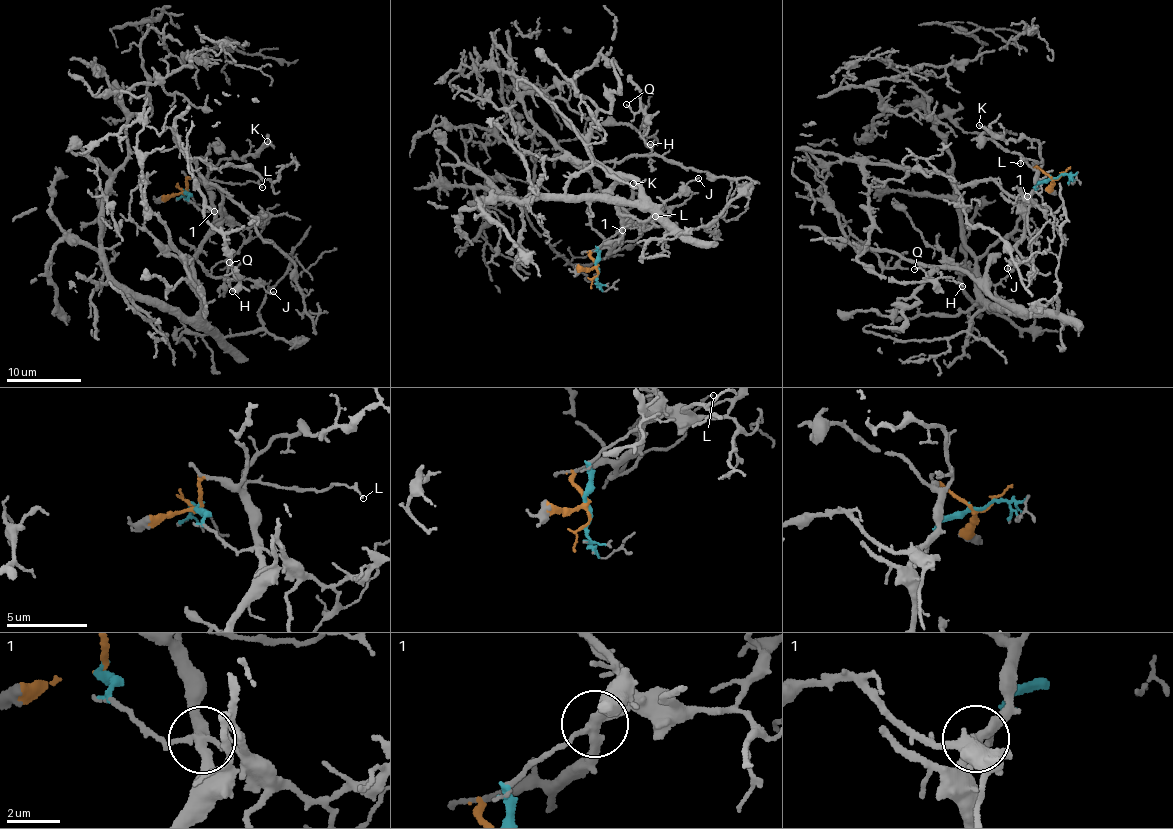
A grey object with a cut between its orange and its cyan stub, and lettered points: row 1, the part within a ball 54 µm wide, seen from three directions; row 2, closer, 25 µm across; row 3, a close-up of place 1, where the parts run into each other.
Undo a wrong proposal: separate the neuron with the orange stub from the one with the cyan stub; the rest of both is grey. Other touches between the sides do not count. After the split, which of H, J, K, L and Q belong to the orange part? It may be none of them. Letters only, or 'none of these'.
J, K, L

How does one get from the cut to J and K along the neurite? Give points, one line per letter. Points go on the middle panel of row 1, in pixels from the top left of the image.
J: (597, 269), (590, 256), (621, 239), (628, 223), (621, 215), (645, 221), (698, 178)
K: (597, 269), (591, 253), (607, 249), (606, 254), (614, 248), (633, 184)

